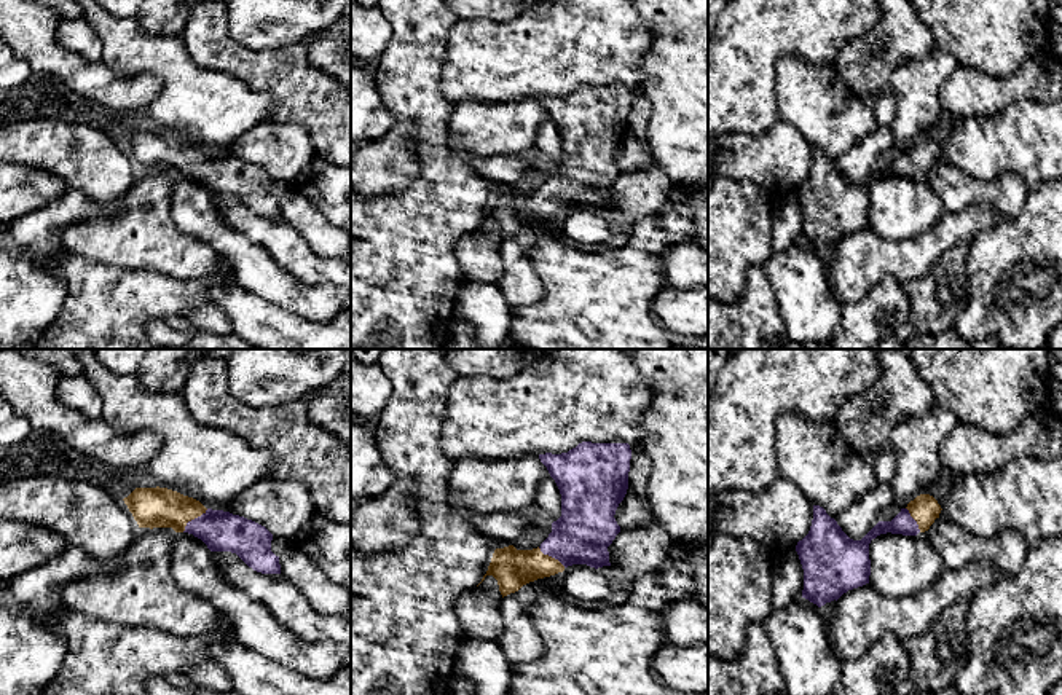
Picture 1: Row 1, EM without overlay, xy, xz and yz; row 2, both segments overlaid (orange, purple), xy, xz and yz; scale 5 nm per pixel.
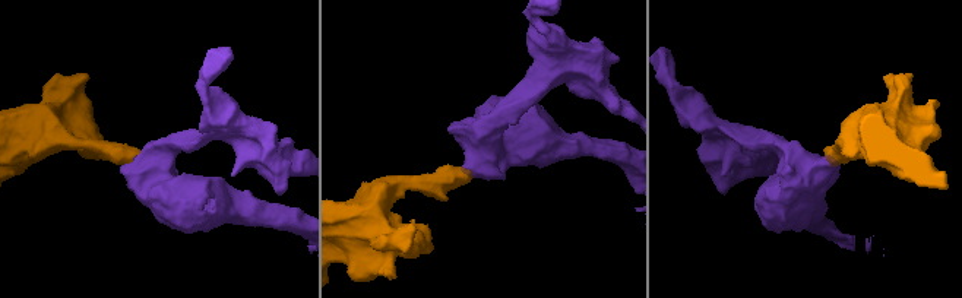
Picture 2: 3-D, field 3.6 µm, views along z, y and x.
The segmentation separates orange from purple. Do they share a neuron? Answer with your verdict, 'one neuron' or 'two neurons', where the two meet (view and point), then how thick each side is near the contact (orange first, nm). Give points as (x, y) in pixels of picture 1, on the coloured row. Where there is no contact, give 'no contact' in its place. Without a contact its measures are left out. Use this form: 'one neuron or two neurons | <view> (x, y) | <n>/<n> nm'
one neuron | xy (193, 518) | 200/200 nm

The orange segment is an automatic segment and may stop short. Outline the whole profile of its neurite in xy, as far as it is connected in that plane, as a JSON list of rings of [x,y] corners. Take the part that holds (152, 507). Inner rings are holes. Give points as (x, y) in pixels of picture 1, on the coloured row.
[[[136,488],[123,499],[139,528],[172,528],[201,539],[210,552],[236,553],[262,574],[281,574],[279,556],[271,552],[273,534],[262,524],[223,510],[206,508],[199,501],[167,488]]]

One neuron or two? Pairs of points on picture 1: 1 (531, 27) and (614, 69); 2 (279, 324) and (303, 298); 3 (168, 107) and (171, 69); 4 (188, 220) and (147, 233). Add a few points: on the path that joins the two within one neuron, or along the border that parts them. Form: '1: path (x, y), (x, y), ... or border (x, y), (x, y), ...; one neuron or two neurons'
1: path (552, 39), (584, 39), (593, 48); one neuron
2: border (257, 295), (310, 321), (327, 321); two neurons
3: path (171, 98), (171, 78); one neuron
4: border (171, 187), (173, 222), (208, 244); two neurons

